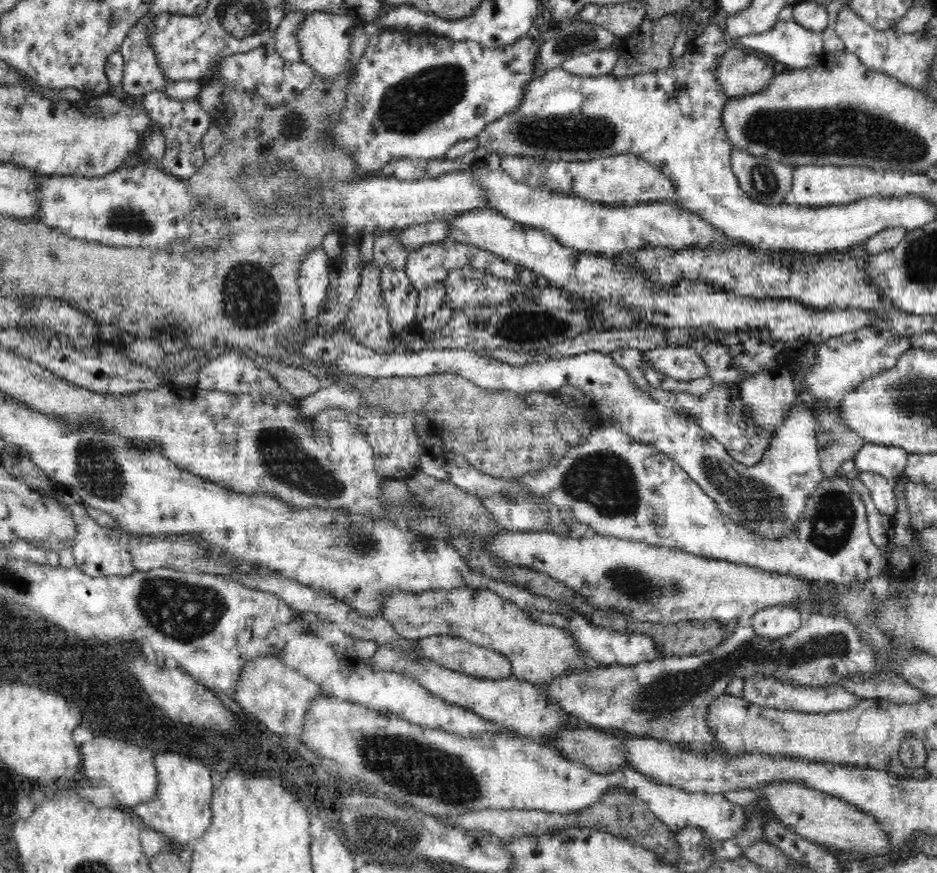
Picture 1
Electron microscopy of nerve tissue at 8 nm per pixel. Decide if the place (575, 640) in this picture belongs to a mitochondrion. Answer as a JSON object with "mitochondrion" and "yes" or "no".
{"mitochondrion":"no"}

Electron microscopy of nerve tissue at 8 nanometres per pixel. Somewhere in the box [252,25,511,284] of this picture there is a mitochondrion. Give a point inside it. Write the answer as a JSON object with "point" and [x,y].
{"point":[410,106]}

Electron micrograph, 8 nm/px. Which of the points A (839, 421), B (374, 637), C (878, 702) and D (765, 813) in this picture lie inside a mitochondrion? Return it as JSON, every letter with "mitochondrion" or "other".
{"A":"other","B":"other","C":"other","D":"other"}

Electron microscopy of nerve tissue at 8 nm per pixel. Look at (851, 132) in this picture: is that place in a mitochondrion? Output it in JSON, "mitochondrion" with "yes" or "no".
{"mitochondrion":"yes"}

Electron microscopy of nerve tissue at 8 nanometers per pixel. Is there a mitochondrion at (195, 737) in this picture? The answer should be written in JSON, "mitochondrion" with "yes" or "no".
{"mitochondrion":"no"}

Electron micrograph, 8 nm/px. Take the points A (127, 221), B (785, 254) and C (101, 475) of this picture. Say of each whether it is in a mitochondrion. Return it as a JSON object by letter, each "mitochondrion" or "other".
{"A":"mitochondrion","B":"other","C":"mitochondrion"}

